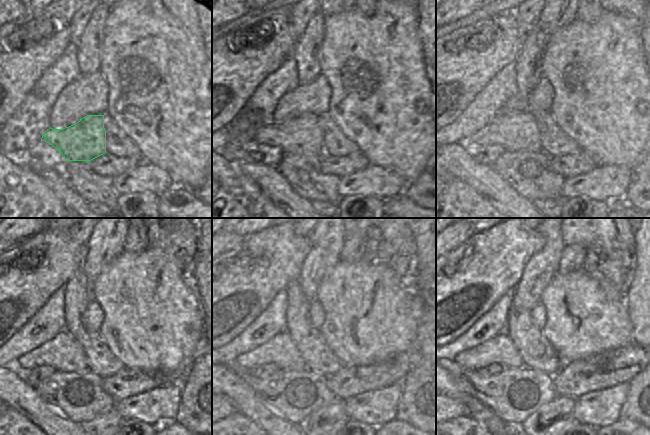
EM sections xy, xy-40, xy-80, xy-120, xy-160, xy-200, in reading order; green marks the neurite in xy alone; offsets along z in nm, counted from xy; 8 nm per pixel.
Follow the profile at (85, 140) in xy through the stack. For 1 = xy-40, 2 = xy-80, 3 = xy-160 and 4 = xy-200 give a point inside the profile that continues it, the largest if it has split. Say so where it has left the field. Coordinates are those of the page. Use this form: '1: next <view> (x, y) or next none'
1: next xy-40 (303, 134)
2: next xy-80 (514, 130)
3: next xy-160 (281, 350)
4: next xy-200 (500, 349)

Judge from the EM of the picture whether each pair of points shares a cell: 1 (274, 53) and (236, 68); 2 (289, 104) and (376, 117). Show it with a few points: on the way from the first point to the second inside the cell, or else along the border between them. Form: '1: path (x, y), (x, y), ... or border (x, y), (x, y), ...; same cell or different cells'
1: path (265, 53), (245, 68); same cell
2: border (331, 87), (327, 114); different cells

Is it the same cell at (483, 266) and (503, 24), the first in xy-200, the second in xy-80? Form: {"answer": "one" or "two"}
{"answer": "one"}

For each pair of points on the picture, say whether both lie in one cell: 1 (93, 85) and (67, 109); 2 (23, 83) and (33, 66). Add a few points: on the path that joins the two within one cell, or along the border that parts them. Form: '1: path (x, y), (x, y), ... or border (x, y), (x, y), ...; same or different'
1: path (87, 91), (73, 103); same
2: path (23, 79), (23, 76), (29, 70); same

